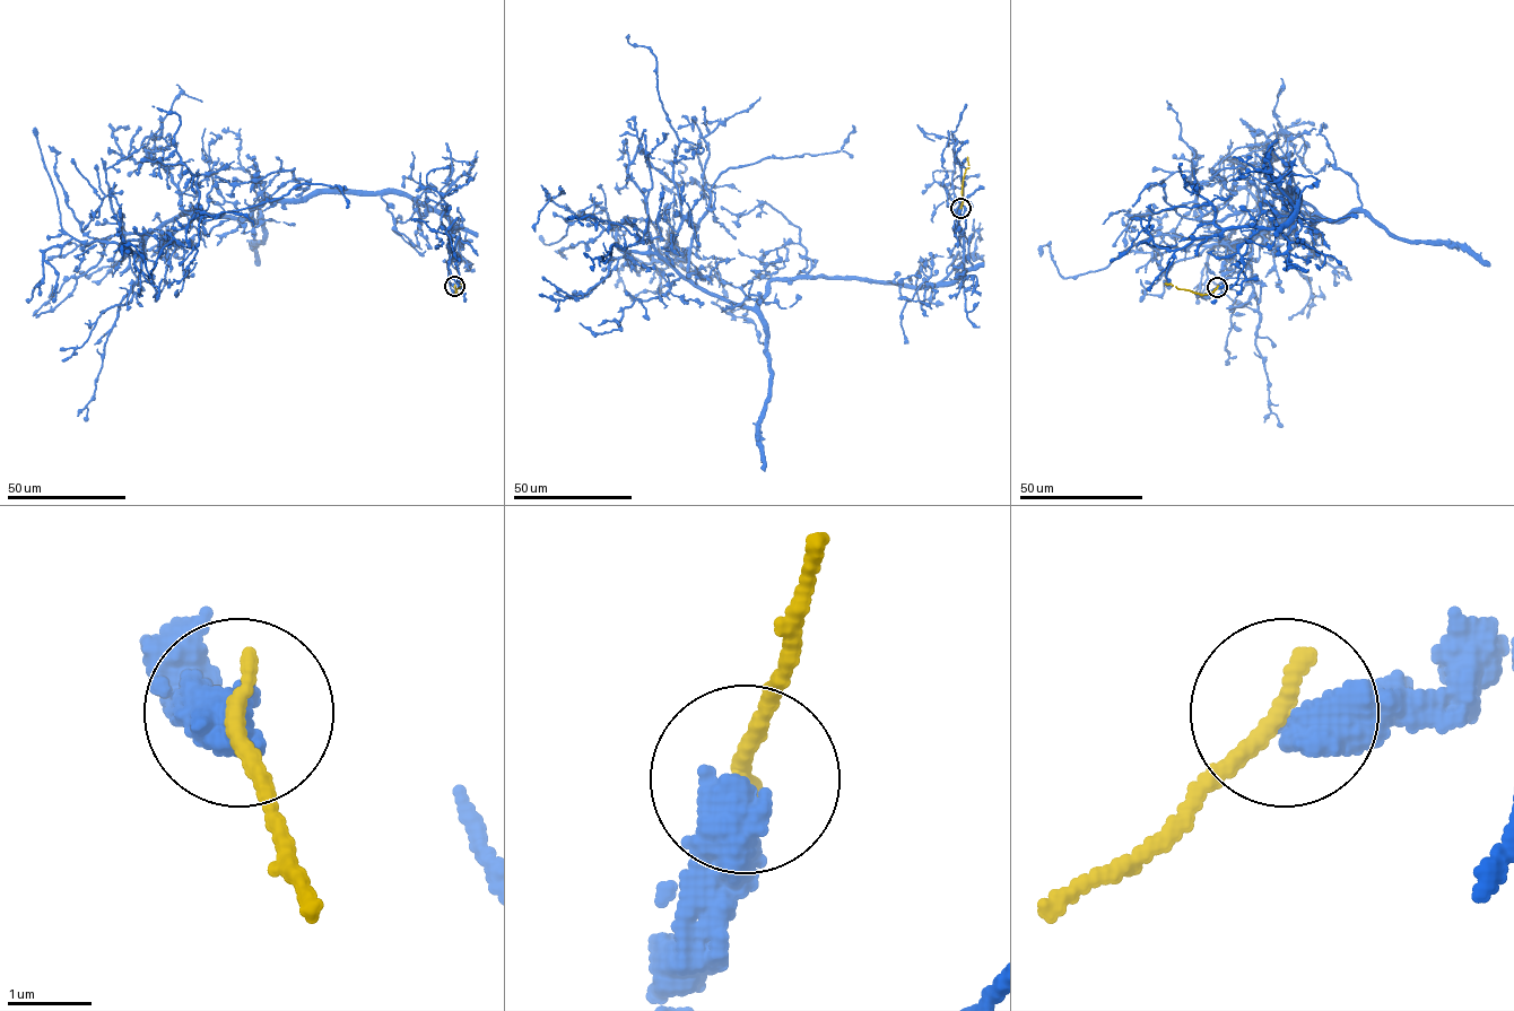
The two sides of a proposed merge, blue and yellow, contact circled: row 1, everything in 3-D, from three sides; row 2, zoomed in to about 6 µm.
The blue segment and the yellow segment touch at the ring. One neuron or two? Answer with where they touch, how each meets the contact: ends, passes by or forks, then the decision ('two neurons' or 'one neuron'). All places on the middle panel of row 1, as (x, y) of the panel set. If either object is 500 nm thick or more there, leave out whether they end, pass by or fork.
place (960, 208); two neurons

